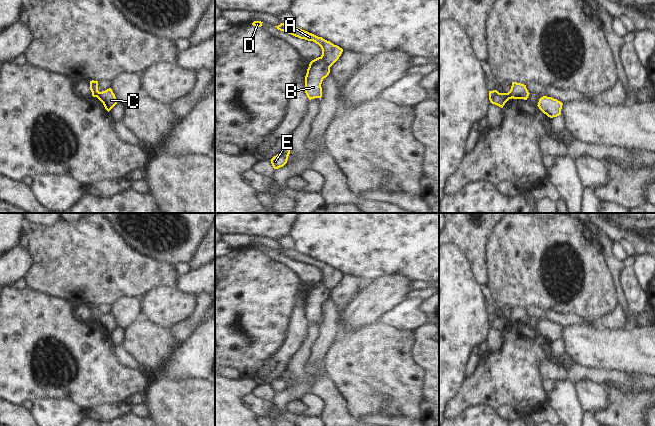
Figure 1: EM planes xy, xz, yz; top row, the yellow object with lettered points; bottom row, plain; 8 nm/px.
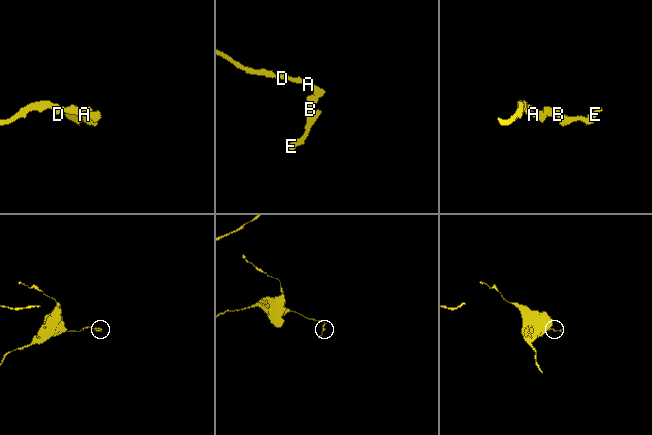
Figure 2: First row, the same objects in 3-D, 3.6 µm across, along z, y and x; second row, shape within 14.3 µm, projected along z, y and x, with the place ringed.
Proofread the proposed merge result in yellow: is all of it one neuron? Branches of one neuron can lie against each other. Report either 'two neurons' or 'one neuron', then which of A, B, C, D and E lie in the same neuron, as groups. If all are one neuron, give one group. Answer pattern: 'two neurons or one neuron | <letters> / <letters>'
two neurons | A C D / B E

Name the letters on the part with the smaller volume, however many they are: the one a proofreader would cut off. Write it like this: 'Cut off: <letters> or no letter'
Cut off: B, E

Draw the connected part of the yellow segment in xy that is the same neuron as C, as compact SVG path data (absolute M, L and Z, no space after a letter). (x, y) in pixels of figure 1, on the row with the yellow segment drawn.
M111 88L100 92L97 98L103 103L108 112L117 104L117 99Z

